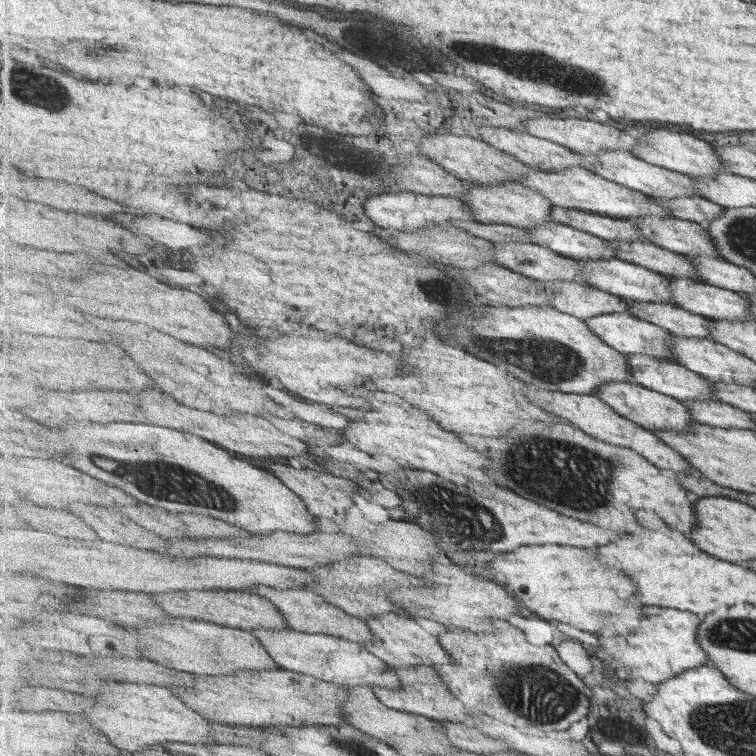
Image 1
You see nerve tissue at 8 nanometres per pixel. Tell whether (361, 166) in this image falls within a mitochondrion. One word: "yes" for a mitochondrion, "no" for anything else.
no

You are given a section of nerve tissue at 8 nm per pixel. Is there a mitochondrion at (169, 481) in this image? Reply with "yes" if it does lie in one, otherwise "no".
yes

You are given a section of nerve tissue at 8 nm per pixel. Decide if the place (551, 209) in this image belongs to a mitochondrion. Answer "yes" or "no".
no

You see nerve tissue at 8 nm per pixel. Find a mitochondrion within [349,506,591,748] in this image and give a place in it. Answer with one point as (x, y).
(535, 687)

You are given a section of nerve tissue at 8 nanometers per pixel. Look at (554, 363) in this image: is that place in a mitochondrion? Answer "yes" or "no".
yes

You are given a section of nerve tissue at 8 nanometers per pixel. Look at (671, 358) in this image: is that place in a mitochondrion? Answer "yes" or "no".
no

